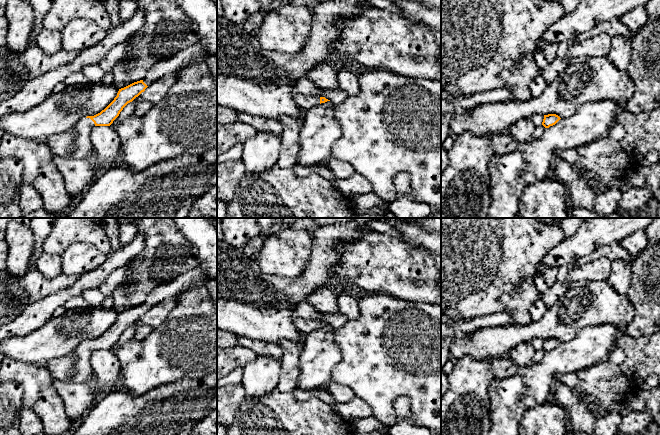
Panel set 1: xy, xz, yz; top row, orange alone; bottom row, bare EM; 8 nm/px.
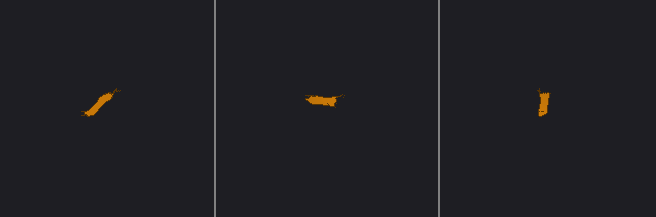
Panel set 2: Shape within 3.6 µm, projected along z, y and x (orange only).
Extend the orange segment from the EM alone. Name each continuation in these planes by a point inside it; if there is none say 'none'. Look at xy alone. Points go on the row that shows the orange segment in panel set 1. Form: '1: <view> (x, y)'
1: xy (196, 52)
2: xy (83, 147)

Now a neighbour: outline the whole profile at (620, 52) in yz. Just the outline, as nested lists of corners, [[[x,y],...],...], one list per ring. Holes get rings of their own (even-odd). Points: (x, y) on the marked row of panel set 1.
[[[618,34],[612,37],[612,46],[606,56],[616,67],[627,71],[630,64],[632,44],[630,39]]]

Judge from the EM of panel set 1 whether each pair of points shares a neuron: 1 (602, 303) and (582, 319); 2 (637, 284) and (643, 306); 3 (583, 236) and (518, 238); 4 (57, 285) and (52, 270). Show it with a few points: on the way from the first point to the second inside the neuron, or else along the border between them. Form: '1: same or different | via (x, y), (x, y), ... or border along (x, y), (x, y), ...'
1: same | via (597, 304), (587, 314)
2: same | via (642, 289), (643, 301)
3: different | border along (565, 237), (547, 252)
4: different | border along (37, 268), (49, 278), (54, 278), (61, 273)

